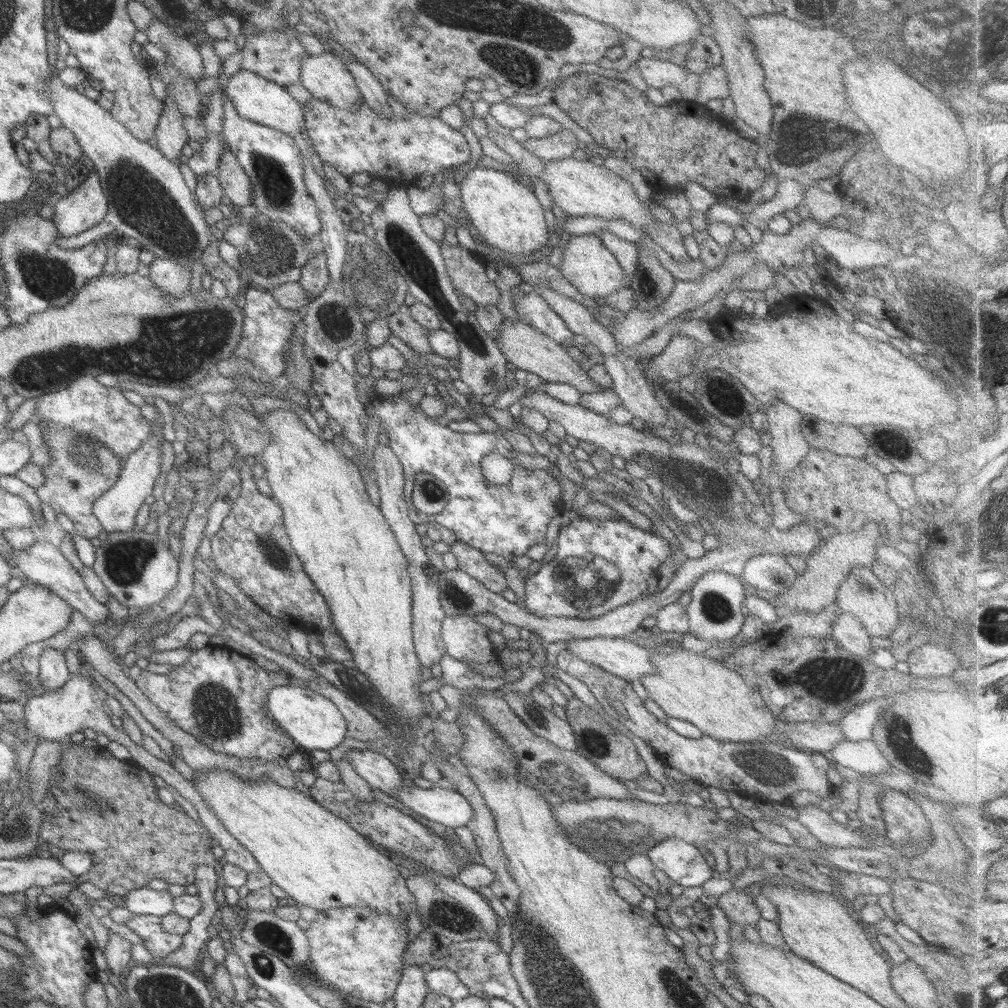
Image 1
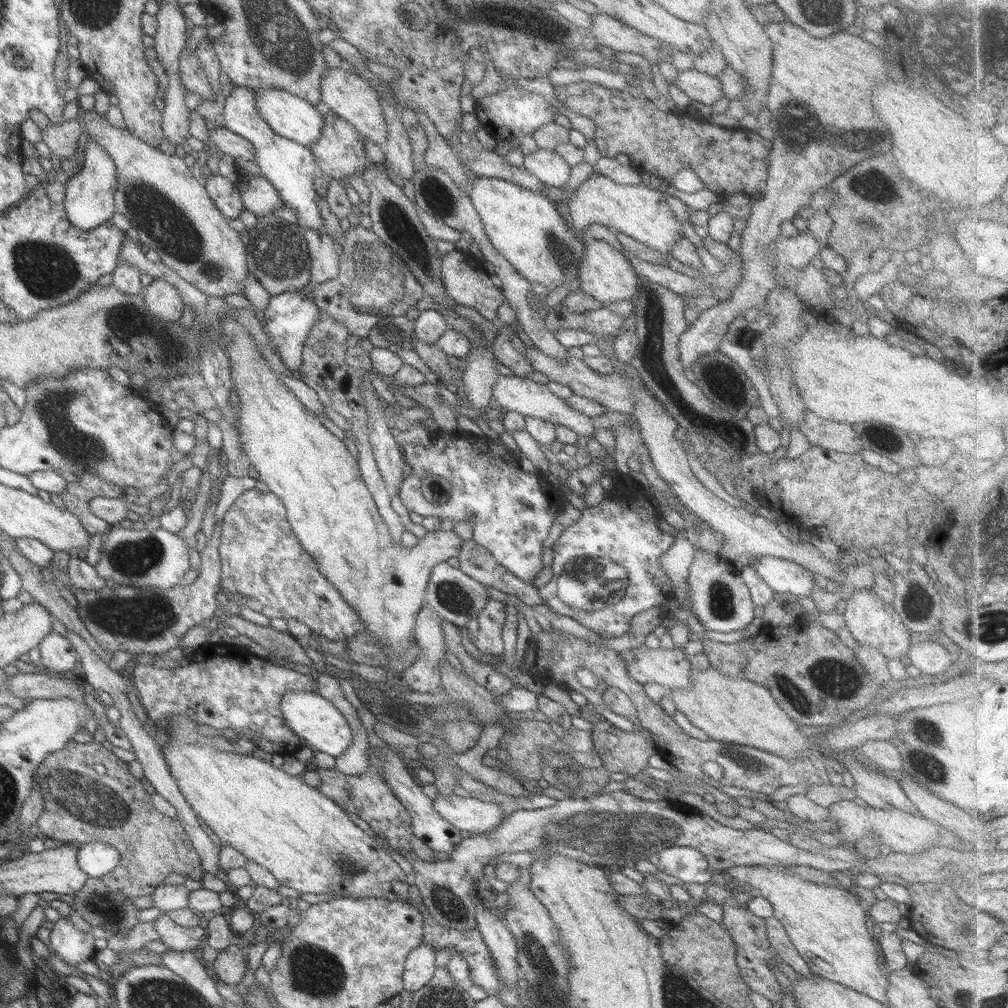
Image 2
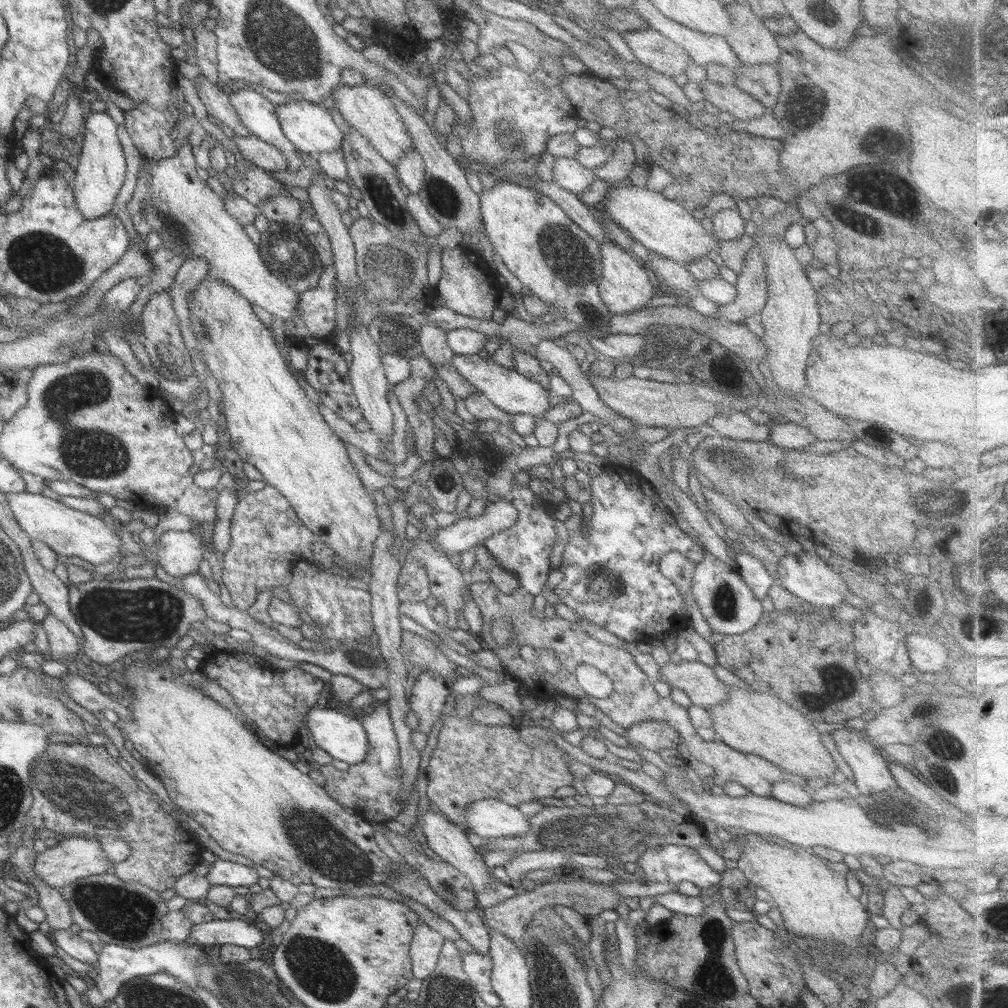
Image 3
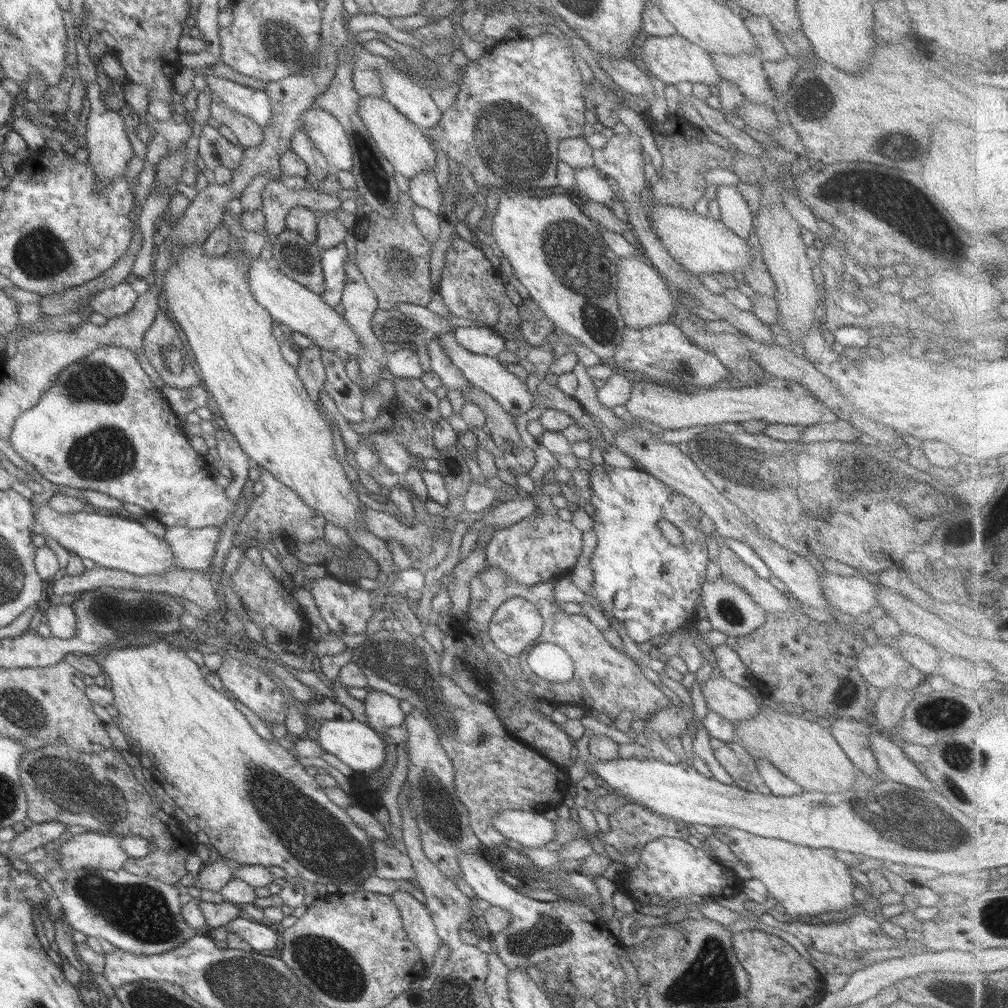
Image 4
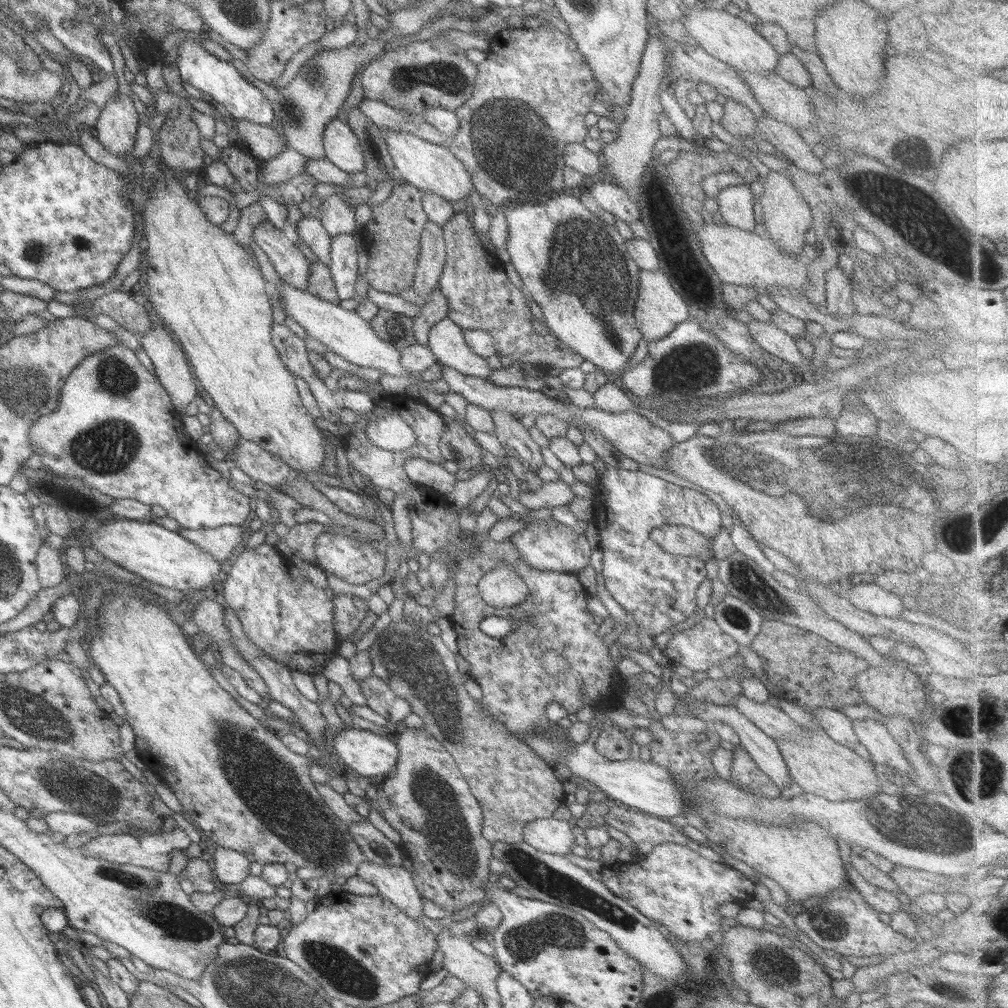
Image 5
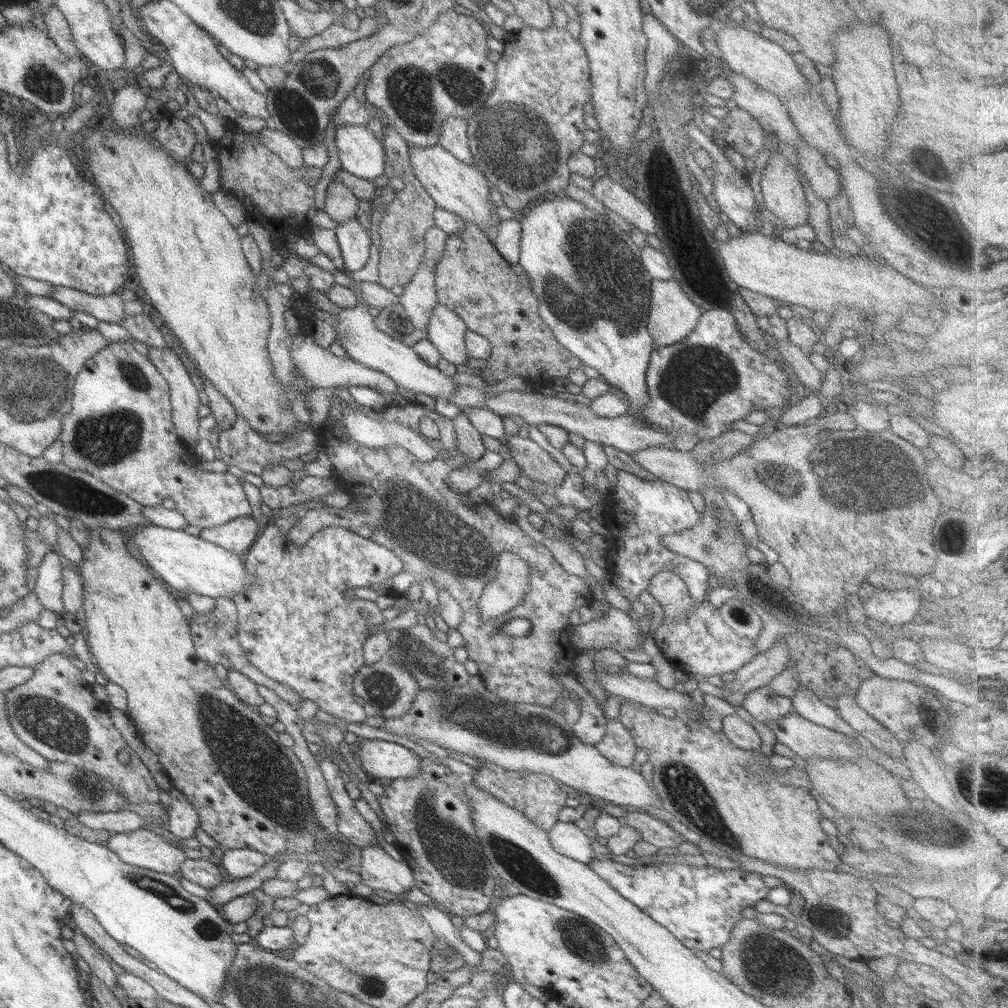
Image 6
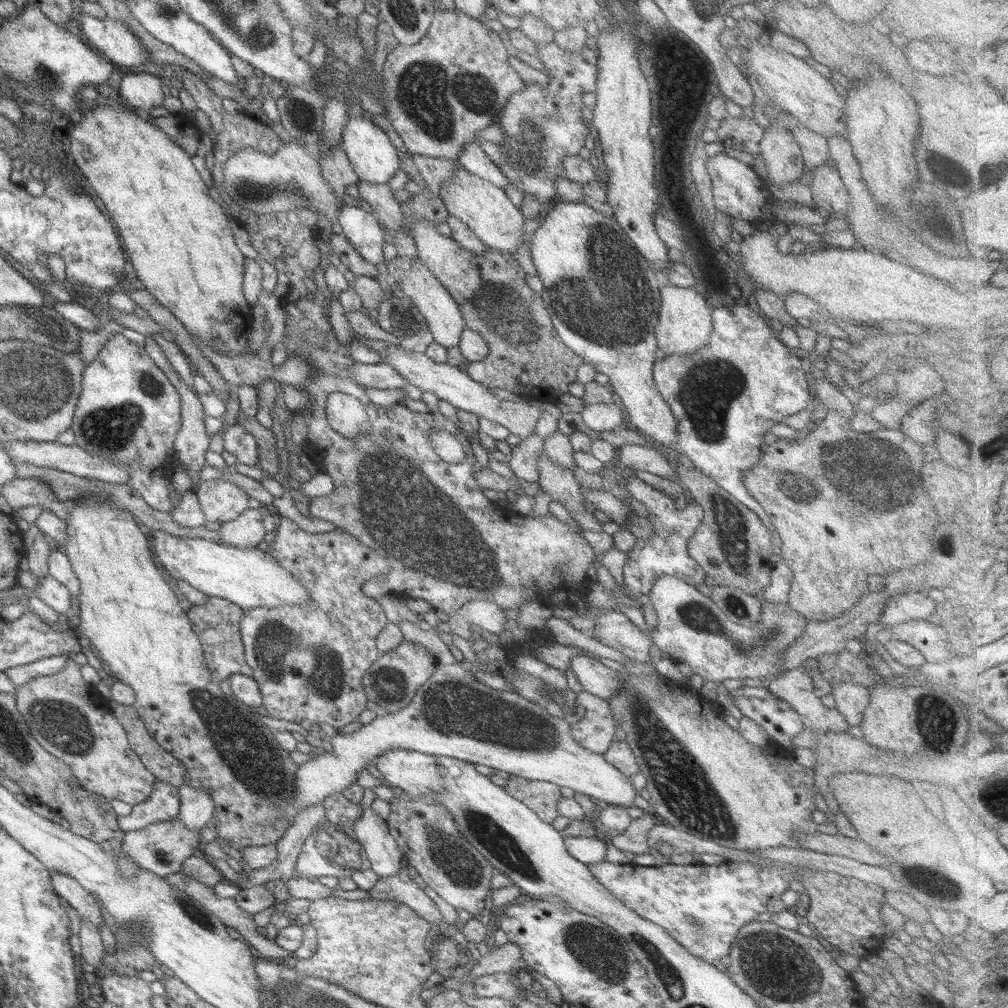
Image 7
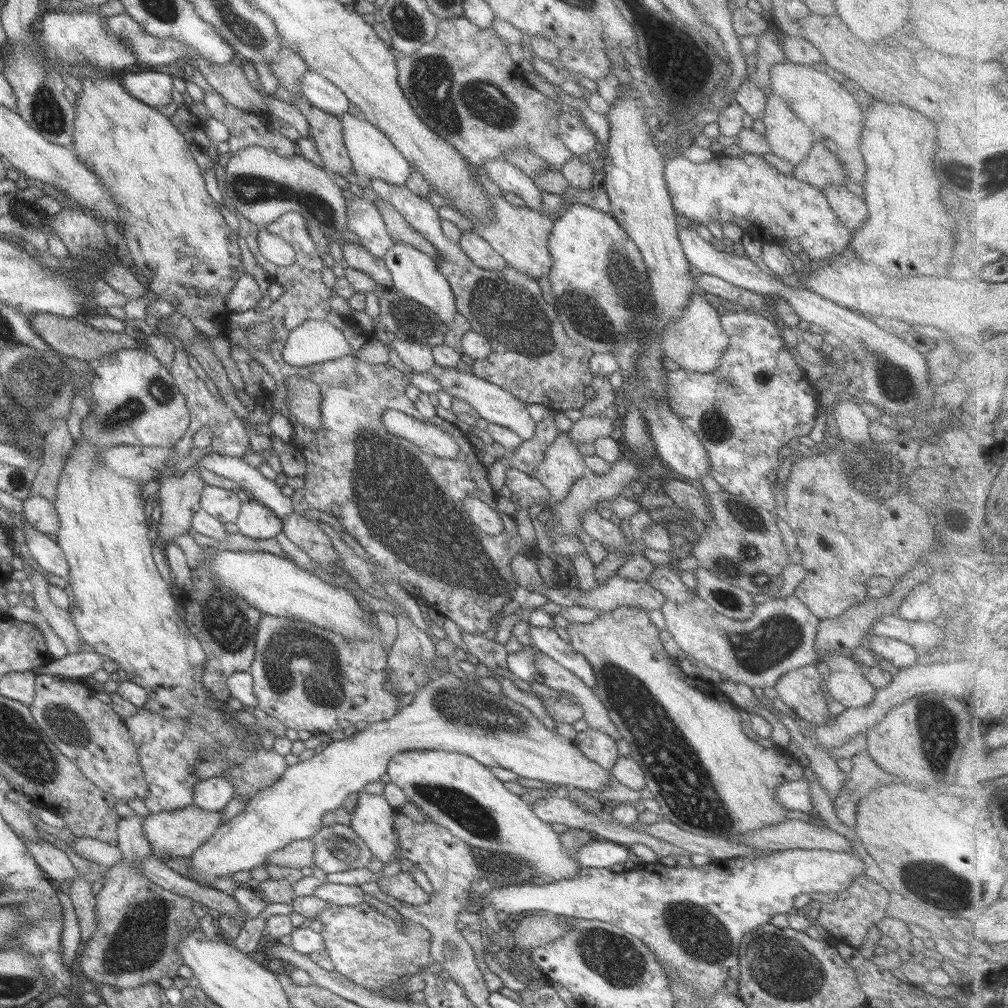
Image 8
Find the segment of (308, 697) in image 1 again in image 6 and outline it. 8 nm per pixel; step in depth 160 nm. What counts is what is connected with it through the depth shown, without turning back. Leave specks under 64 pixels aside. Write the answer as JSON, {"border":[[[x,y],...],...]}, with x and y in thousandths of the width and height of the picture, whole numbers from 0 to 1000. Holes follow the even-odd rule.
{"border":[[[377,733],[358,734],[350,739],[358,763],[366,772],[388,776],[408,773],[417,765],[417,752],[406,743]]]}

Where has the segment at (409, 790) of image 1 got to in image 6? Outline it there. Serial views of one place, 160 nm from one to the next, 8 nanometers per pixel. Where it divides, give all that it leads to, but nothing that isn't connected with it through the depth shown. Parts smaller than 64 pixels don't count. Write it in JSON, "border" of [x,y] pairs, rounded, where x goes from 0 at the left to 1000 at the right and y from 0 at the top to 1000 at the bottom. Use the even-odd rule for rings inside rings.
{"border":[[[553,814],[542,826],[545,837],[550,843],[563,851],[582,858],[590,849],[586,842],[587,833],[582,831],[568,816]]]}

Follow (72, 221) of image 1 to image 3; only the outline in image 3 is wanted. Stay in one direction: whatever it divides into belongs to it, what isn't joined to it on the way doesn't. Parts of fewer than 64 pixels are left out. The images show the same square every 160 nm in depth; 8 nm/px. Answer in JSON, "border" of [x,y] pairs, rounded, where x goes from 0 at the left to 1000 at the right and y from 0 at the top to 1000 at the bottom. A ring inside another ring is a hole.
{"border":[[[90,110],[81,123],[82,140],[77,158],[72,162],[74,175],[70,185],[74,204],[85,217],[93,217],[109,210],[115,190],[124,176],[124,159],[115,136],[115,126],[115,120],[105,111]]]}

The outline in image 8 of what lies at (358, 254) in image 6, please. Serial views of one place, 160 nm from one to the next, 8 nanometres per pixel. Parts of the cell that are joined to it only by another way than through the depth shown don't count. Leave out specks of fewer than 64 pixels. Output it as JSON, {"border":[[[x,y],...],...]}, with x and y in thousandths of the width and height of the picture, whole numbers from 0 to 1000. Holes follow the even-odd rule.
{"border":[[[343,192],[341,203],[345,229],[354,234],[354,242],[372,256],[378,257],[378,253],[391,240],[383,231],[373,204],[353,192]]]}

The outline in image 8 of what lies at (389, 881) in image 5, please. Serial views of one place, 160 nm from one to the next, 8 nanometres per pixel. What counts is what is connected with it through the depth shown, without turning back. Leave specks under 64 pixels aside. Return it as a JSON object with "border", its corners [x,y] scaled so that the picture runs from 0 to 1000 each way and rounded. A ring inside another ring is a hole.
{"border":[[[354,787],[354,797],[347,807],[346,821],[364,838],[369,849],[378,855],[388,854],[392,847],[389,811],[392,805],[378,789]]]}

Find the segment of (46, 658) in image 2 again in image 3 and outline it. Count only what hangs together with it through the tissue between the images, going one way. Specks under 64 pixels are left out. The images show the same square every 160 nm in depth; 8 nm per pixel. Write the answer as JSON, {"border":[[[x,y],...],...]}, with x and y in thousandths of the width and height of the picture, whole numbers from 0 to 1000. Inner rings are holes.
{"border":[[[46,609],[40,619],[45,626],[49,650],[54,650],[58,652],[58,656],[63,657],[66,651],[76,652],[77,637],[64,618],[57,615],[51,609]]]}

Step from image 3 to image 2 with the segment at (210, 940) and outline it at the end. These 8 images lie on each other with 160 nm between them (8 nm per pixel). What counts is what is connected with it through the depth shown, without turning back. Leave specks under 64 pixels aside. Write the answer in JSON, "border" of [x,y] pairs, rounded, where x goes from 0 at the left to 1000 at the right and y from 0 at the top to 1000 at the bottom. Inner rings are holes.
{"border":[[[164,906],[152,915],[158,934],[170,943],[197,942],[202,938],[204,923],[196,918],[188,920],[176,919]]]}

